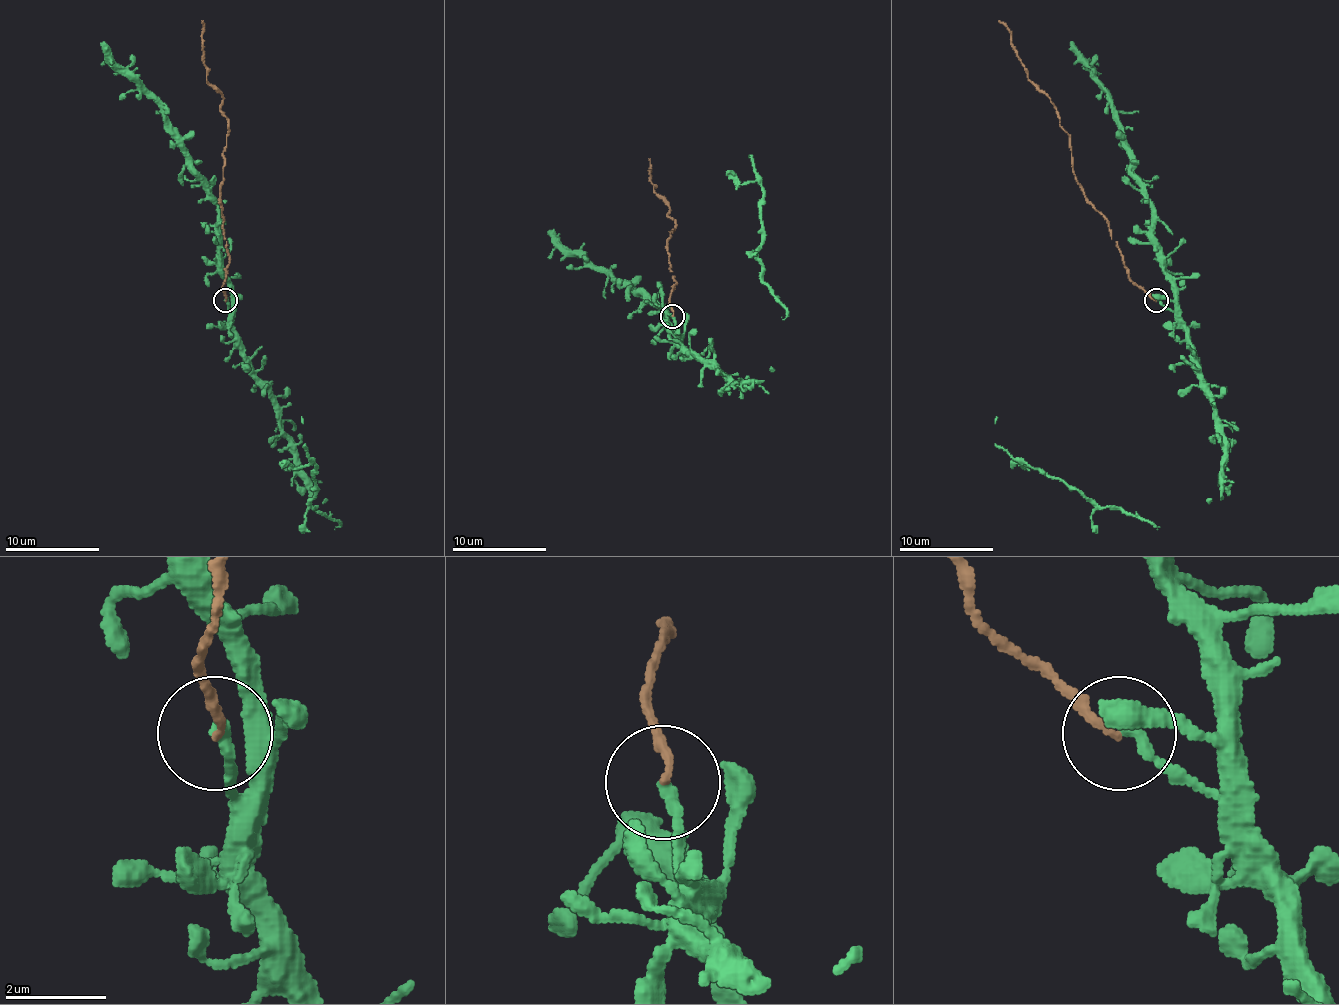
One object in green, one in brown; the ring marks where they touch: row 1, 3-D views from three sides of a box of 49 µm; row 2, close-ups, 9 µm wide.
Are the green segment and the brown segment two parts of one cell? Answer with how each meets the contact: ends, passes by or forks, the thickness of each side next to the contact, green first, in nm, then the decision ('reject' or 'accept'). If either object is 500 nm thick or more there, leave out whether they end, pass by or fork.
green ends there; brown ends there; 280 nm thick on the green side, 140 nm on the other; reject

